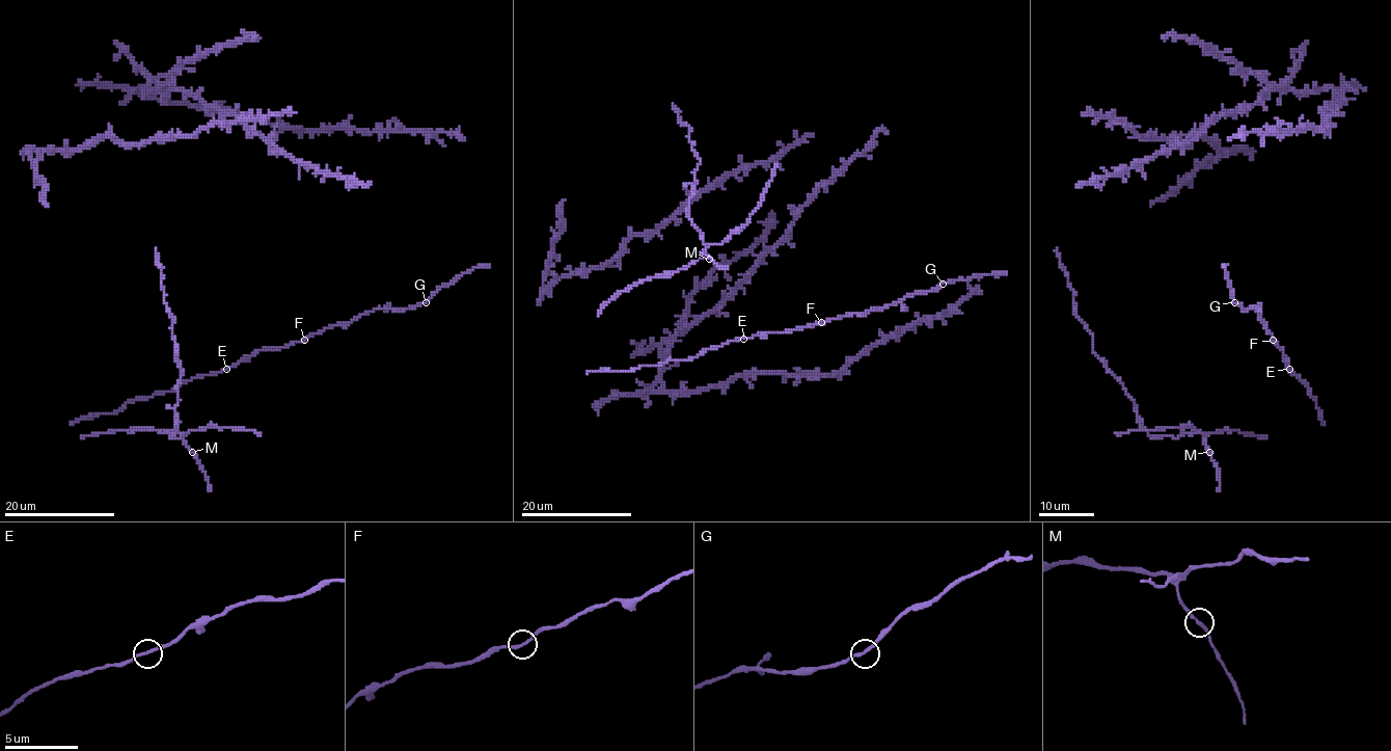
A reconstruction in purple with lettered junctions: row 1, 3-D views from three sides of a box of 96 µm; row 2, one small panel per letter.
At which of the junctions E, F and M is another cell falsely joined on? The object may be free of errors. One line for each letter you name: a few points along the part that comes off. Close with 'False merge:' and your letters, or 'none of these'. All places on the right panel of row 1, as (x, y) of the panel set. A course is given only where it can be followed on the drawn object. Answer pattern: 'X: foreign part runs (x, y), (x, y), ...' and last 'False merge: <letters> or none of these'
False merge: none of these

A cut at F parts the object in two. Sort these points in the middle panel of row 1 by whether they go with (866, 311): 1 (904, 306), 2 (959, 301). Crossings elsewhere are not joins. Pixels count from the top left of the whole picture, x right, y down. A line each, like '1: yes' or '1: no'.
1: yes
2: no

